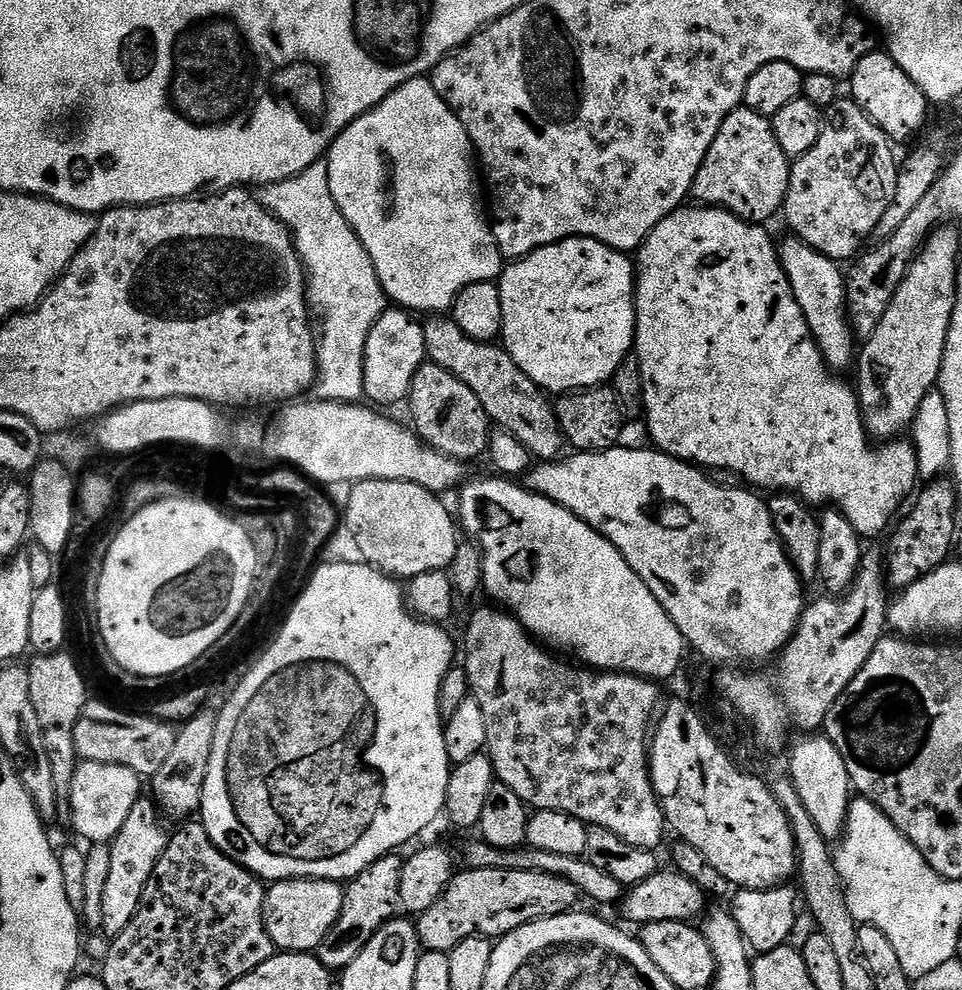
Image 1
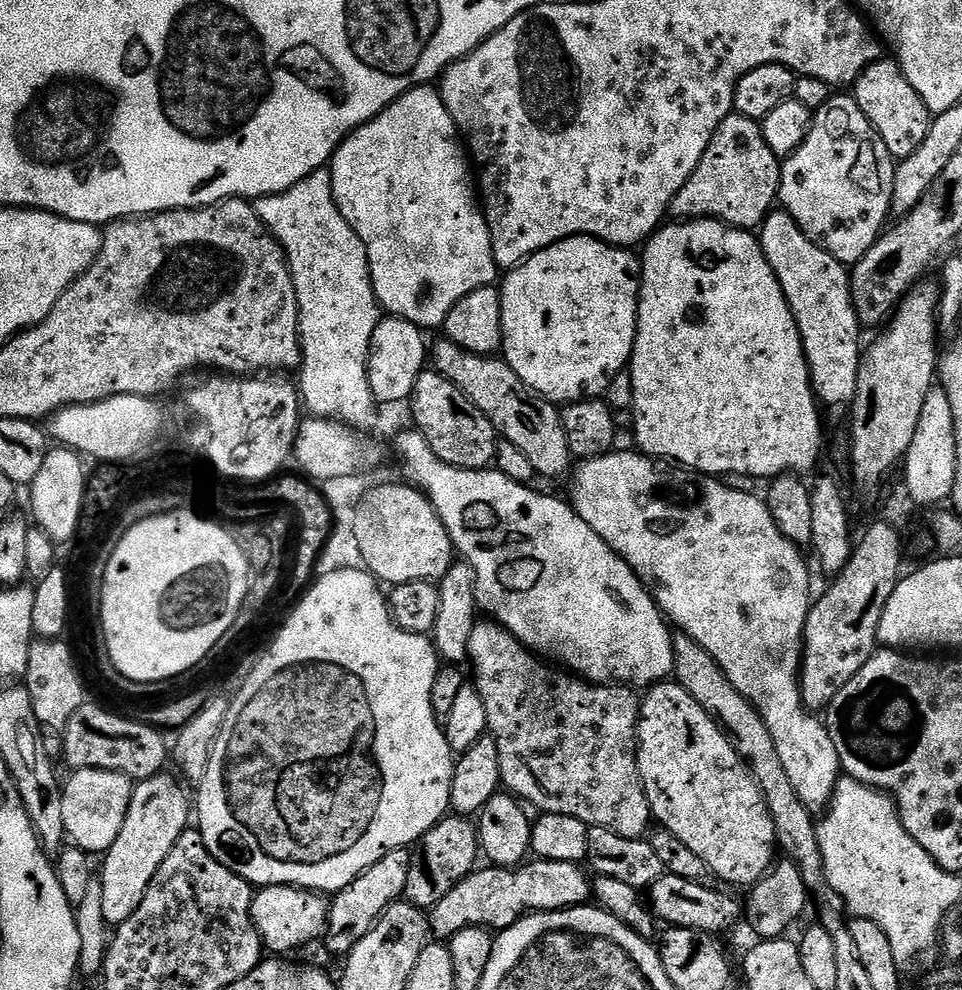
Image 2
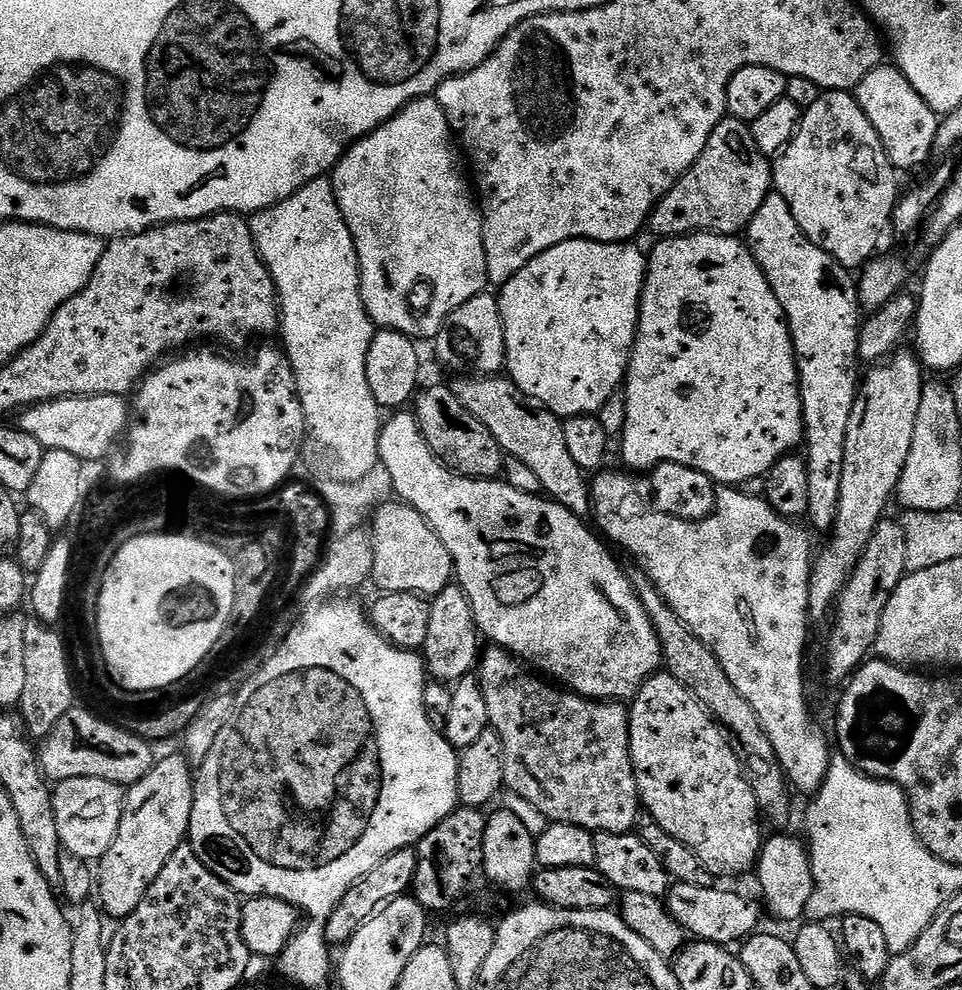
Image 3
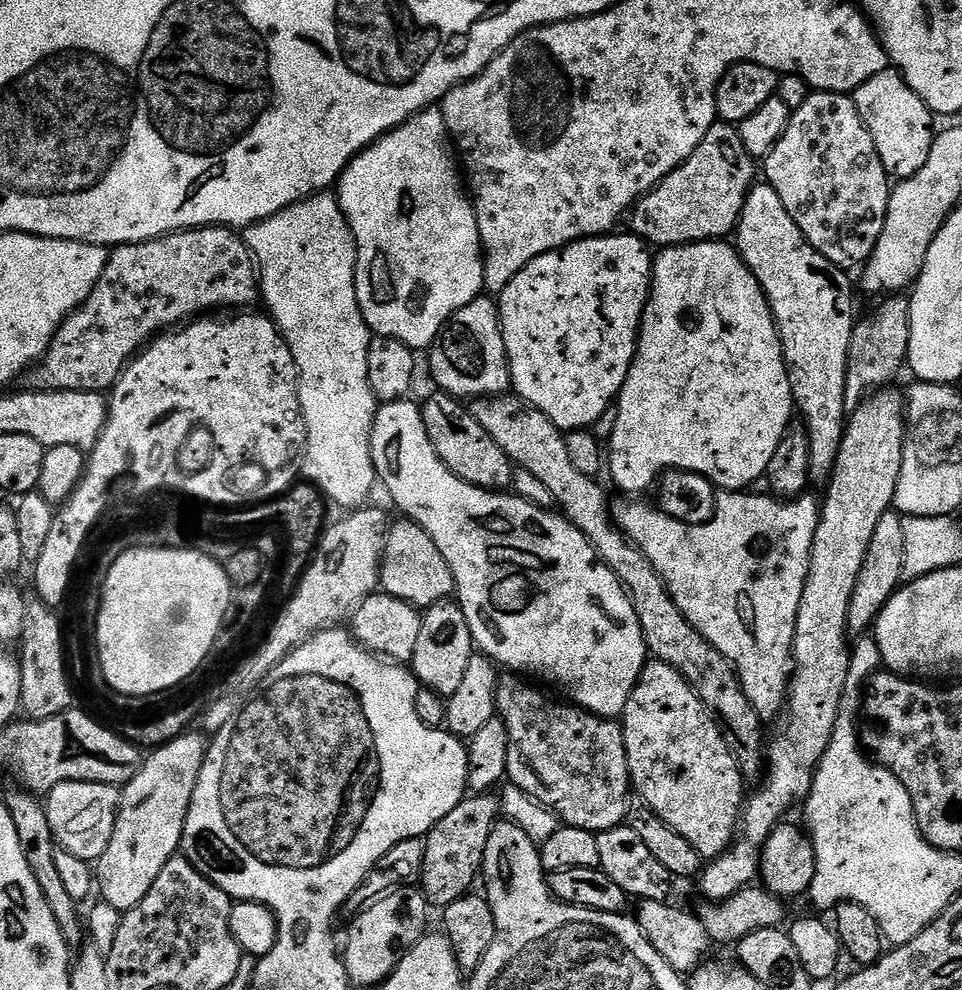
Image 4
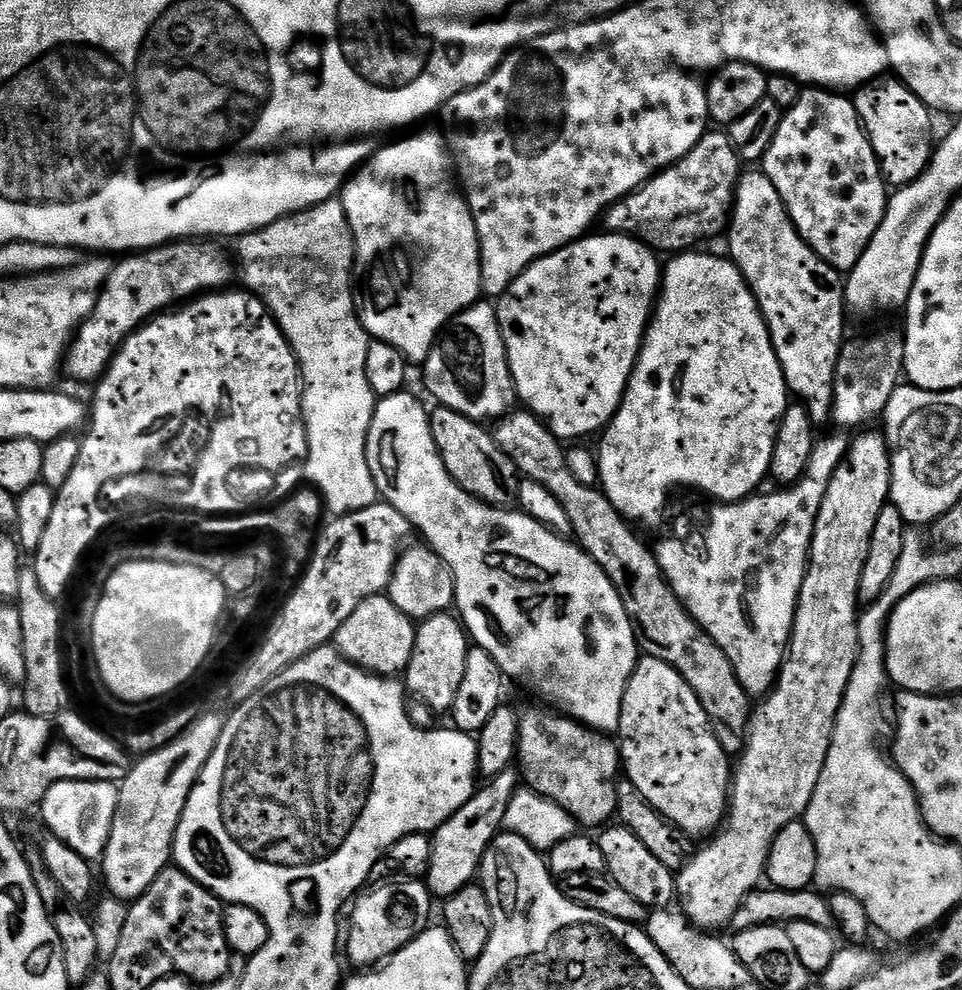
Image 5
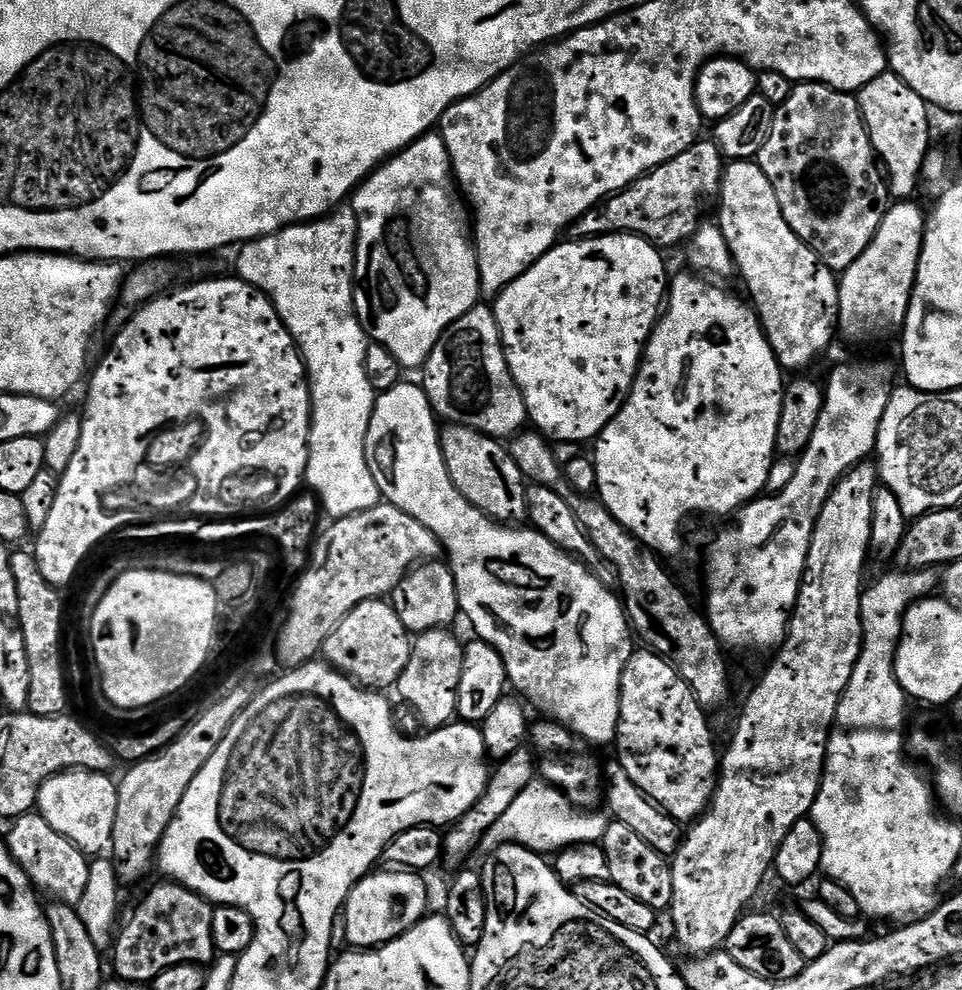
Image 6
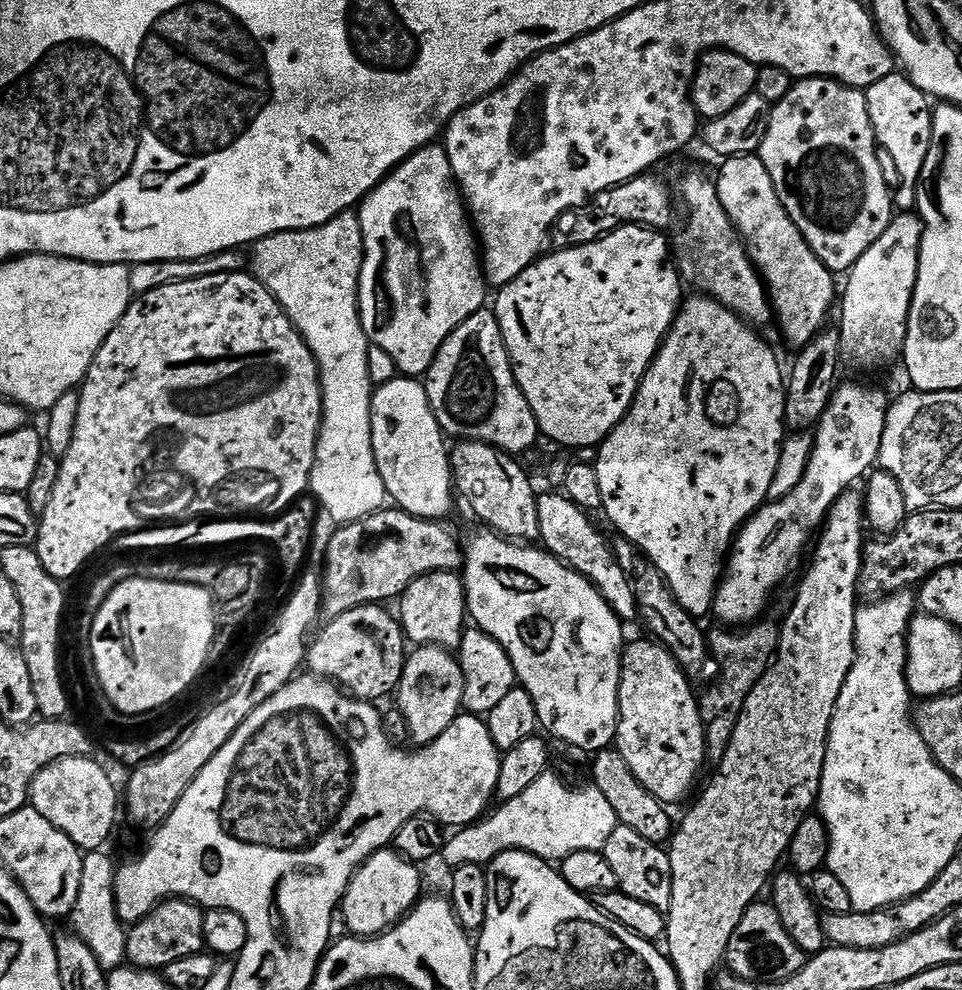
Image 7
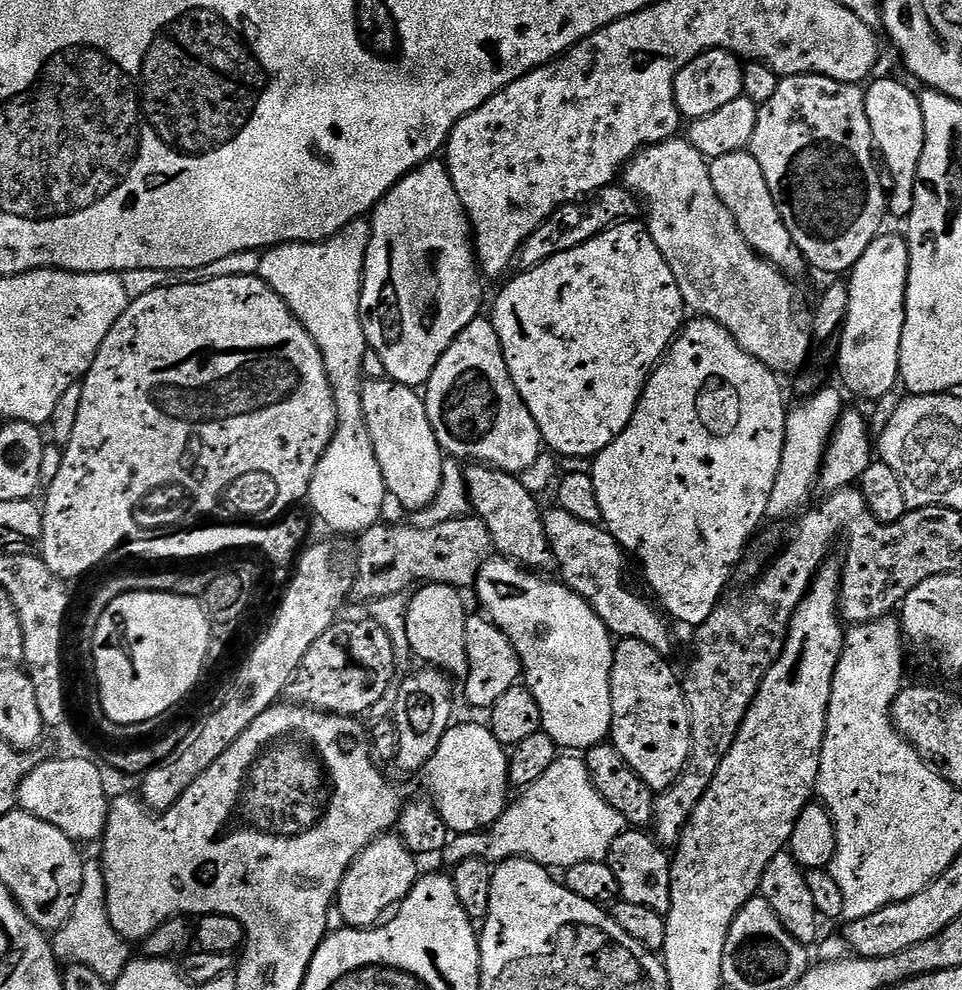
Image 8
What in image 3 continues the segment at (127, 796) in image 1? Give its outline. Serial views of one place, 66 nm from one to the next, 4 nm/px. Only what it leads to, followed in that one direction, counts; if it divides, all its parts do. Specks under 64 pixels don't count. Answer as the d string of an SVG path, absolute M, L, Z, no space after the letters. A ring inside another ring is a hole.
M74 778L59 781L53 789L54 812L61 847L76 857L98 862L114 842L124 809L123 785L105 779Z

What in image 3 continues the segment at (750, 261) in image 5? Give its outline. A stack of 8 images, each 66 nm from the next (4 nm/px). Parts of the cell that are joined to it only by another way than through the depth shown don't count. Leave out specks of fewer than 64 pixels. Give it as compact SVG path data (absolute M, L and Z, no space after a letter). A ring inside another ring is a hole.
M769 194L762 206L758 206L758 214L748 224L746 243L754 254L762 274L766 274L766 282L770 282L770 290L778 298L788 322L792 335L792 345L796 355L796 369L800 379L800 397L804 411L803 447L808 447L808 497L810 506L808 516L812 524L823 534L831 533L832 523L838 514L838 494L842 488L842 458L846 450L846 430L850 427L850 410L854 410L854 398L858 387L858 342L860 341L860 325L862 309L856 297L856 280L853 273L843 268L826 250L814 246L806 234L794 222L794 214L790 214L790 206L786 206L786 198Z

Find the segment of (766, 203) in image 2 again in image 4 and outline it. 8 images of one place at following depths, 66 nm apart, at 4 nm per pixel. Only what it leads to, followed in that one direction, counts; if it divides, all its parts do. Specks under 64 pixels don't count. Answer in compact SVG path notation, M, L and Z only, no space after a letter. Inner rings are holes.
M723 122L712 124L706 138L698 142L698 150L694 150L694 154L690 154L690 158L686 158L686 162L682 162L678 170L662 178L662 182L658 182L658 186L647 192L632 209L631 235L643 238L657 249L673 248L679 244L696 244L699 240L720 240L731 237L746 206L748 192L757 180L757 161L746 150L746 146L742 146L739 127Z

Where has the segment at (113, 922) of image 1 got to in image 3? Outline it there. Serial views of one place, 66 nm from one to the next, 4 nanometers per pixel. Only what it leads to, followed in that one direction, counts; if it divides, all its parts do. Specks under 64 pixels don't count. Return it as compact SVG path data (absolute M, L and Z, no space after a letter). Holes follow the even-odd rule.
M180 754L164 756L161 760L159 757L146 774L146 778L142 778L125 791L124 809L118 824L118 832L114 835L114 842L111 843L109 850L98 861L98 896L100 892L98 904L105 917L112 919L113 916L113 921L119 922L134 914L134 910L138 910L138 902L146 898L146 890L150 890L154 878L162 874L162 866L170 862L170 854L174 854L174 850L178 850L178 846L185 843L195 797L194 768Z

